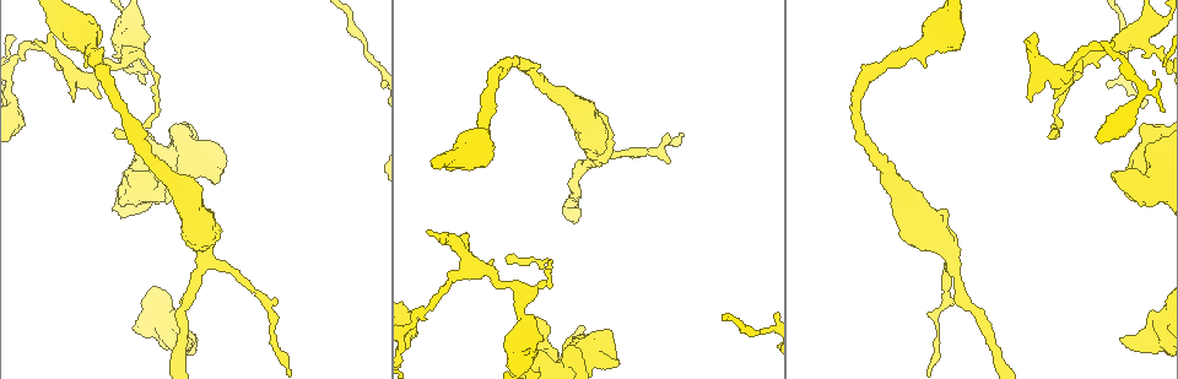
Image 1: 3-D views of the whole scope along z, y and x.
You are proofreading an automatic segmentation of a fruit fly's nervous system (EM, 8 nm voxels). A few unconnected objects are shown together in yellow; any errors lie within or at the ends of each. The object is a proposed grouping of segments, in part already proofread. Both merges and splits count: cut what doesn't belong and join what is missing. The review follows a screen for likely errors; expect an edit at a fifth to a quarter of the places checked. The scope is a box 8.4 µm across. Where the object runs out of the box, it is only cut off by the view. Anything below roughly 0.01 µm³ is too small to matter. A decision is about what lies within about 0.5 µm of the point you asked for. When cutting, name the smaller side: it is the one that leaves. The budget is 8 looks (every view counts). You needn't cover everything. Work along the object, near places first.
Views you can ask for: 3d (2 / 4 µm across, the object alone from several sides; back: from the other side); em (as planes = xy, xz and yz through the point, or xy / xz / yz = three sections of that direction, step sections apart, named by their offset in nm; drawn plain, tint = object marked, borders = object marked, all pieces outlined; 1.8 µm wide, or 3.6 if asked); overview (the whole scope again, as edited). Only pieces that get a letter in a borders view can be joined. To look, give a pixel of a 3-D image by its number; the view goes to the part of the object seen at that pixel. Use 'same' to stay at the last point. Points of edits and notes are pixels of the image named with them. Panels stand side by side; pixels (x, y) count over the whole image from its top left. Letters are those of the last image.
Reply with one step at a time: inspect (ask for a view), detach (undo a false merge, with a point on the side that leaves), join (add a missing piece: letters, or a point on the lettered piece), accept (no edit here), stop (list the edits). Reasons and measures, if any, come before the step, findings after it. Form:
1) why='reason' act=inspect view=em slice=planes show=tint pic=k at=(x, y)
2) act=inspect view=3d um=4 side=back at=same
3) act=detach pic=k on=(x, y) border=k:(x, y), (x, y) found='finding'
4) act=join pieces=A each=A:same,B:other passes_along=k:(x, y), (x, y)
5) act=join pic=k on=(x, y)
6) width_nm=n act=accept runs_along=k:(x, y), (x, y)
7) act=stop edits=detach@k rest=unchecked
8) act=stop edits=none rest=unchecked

why='branch stops here' act=inspect view=em slice=planes show=borders pic=1 at=(580, 325)

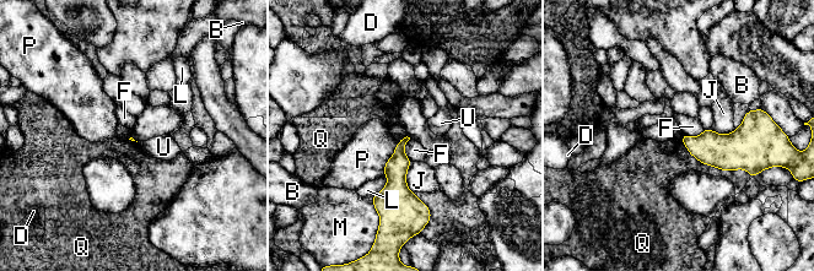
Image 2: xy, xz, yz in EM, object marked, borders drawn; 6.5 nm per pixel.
act=accept each=B:other,D:other,F:other,J:other,L:other,M:other,P:other,Q:other,U:other border=2:(409, 139), (404, 153), (411, 161) found='none of them fits'

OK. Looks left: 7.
why='abrupt turn' act=inspect view=em slice=planes show=borders pic=1 at=(72, 70)

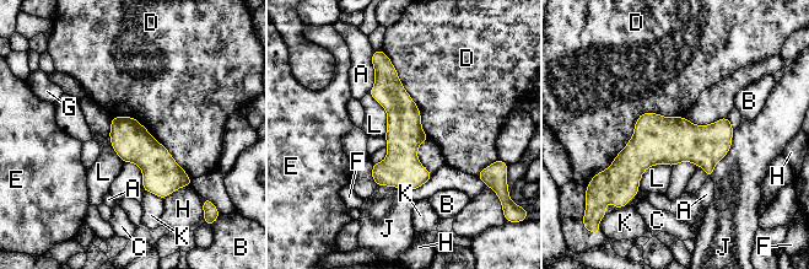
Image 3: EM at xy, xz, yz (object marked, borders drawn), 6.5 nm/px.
width_nm=240 act=accept each=A:other,B:other,C:other,D:other,E:other,F:other,G:other,H:other,J:other,K:other,L:other runs_along=3:(386, 64), (410, 187) found='continuous, no second neuron'

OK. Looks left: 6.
why='narrows sharply' act=inspect view=em slice=planes show=borders pic=1 at=(366, 48)

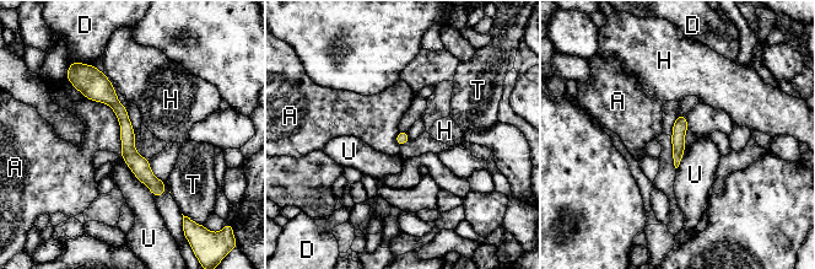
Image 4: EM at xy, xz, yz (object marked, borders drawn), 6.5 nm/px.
act=accept each=A:other,D:other,H:other,T:other,U:other border=4:(86, 97), (113, 111), (120, 154) found='one neuron here'

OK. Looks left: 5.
act=stop edits=none rest=unchecked

